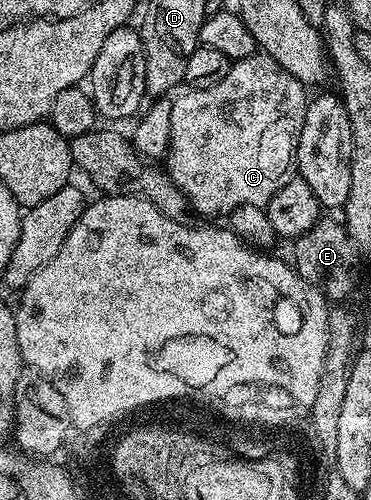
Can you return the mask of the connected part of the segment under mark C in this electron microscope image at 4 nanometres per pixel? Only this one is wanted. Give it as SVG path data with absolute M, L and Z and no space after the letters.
M255 51L243 61L233 62L220 83L203 89L187 88L186 93L179 92L179 97L173 98L170 143L164 156L164 168L172 183L184 191L195 214L226 219L244 204L266 206L272 195L284 187L286 181L278 181L276 177L288 165L290 147L274 149L274 141L268 139L274 137L270 135L274 133L272 127L262 131L264 127L260 125L264 125L262 109L268 105L280 111L278 117L296 117L296 113L290 113L296 111L290 103L308 103L307 86L296 87L296 82L284 67L276 69L276 59Z

